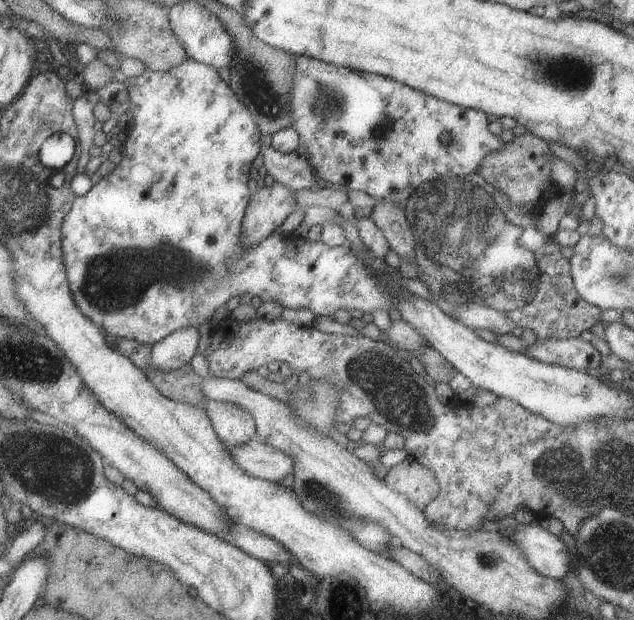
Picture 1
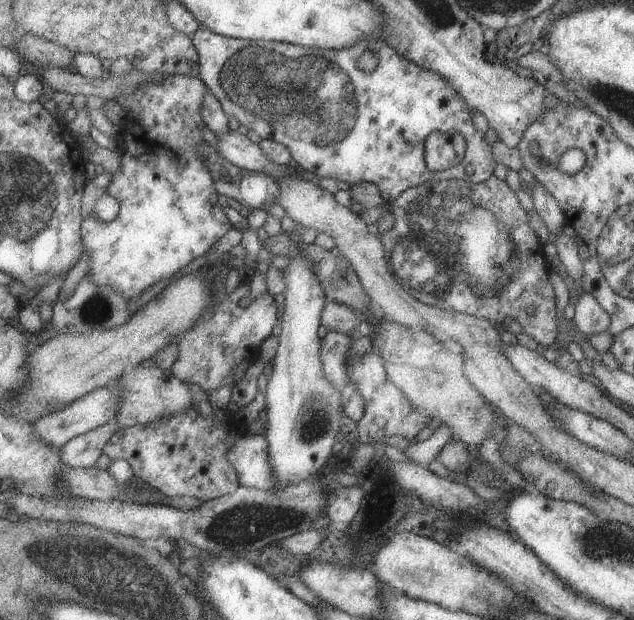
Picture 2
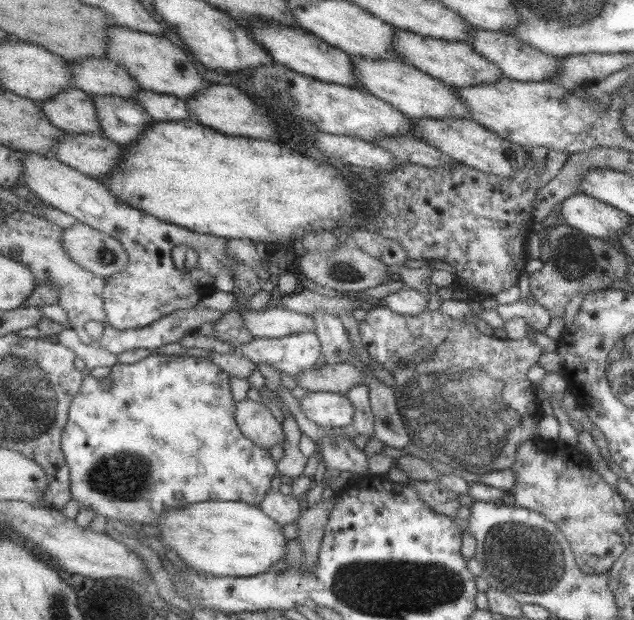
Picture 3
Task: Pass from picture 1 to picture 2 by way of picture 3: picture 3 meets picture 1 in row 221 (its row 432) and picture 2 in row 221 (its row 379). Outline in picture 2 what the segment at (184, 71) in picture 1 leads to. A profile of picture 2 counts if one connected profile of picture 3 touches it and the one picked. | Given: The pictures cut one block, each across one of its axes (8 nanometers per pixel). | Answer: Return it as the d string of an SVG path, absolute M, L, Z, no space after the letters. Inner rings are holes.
M177 74L165 76L165 80L157 86L145 84L129 96L115 98L115 102L127 112L127 120L121 126L123 130L117 136L117 152L123 164L111 176L111 184L105 194L117 202L119 212L115 220L107 224L85 218L81 224L81 234L83 250L89 256L89 276L93 278L93 282L117 288L123 298L127 298L127 302L139 298L145 288L157 284L159 280L165 280L173 272L187 266L193 258L203 256L203 252L207 252L225 232L233 230L221 206L217 204L213 180L197 156L197 142L203 140L199 134L199 102L203 98L203 92L205 86L199 78L187 78Z

